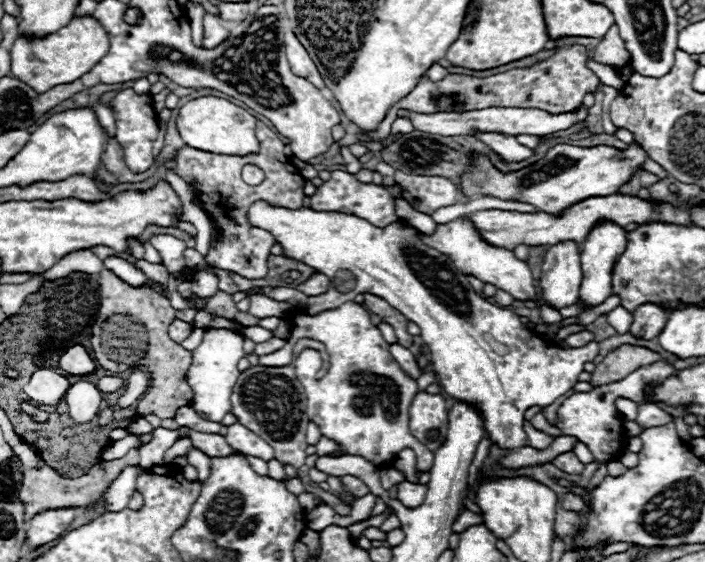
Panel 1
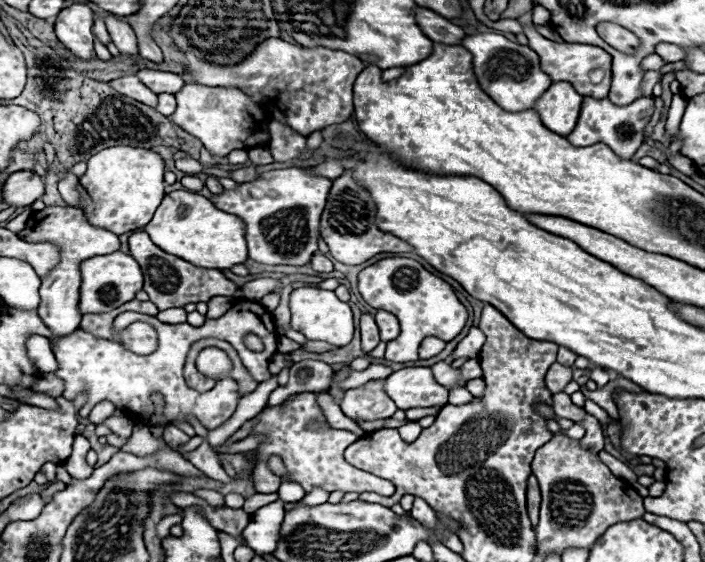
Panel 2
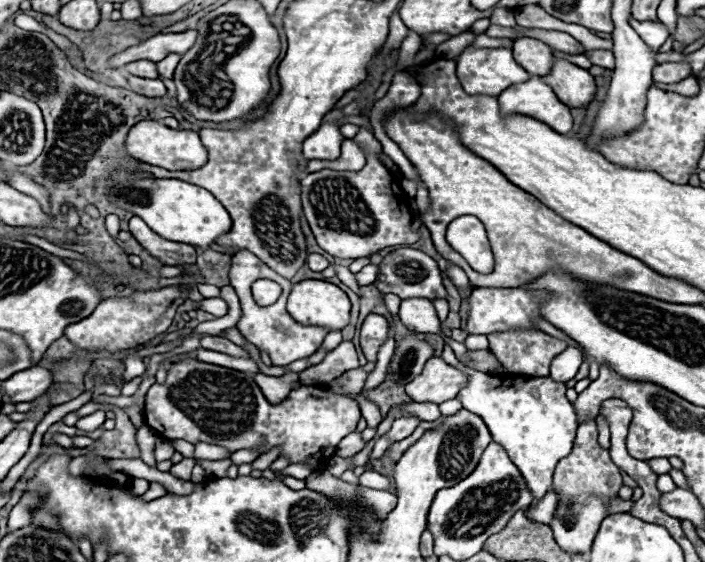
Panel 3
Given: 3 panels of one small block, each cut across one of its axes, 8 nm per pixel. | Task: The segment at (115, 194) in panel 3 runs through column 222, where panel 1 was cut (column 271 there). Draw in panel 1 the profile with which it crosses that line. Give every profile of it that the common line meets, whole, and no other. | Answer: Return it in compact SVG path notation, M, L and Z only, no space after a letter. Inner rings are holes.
M254 202L248 210L248 220L250 224L274 234L276 242L282 244L288 258L300 260L332 280L326 296L308 298L304 308L308 314L336 308L348 300L354 300L356 294L368 292L384 298L386 302L390 302L390 306L406 314L408 320L416 322L420 326L420 336L432 354L432 364L440 378L440 386L452 398L470 402L484 414L486 434L490 434L494 444L498 444L500 448L512 450L526 446L528 440L522 430L524 412L530 406L550 406L558 396L566 394L578 382L578 374L584 370L584 364L592 362L600 352L598 342L588 342L582 348L570 350L542 340L534 330L528 330L524 324L520 324L518 314L506 308L492 306L482 296L478 296L472 290L468 278L456 270L452 260L438 250L422 244L418 238L418 230L408 222L396 222L388 228L376 228L370 222L350 214L316 212L312 208L286 210L274 208L268 202Z

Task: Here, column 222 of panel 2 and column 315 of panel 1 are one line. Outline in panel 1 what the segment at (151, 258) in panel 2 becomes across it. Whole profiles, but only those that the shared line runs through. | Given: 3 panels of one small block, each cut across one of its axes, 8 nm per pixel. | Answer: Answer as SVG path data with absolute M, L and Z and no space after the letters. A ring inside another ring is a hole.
M316 272L312 278L308 278L306 282L298 284L296 290L304 292L306 296L320 296L320 294L324 294L328 290L328 284L330 284L330 280L324 274Z

